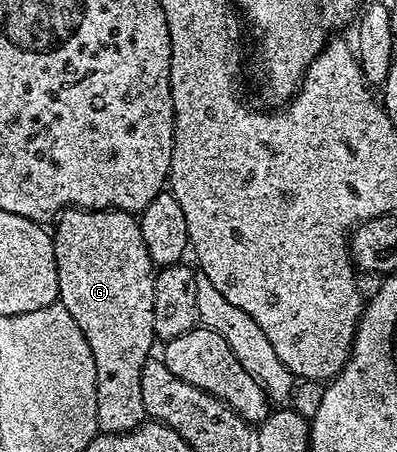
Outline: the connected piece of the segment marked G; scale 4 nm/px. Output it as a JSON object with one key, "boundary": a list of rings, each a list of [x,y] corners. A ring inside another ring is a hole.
{"boundary":[[[68,208],[65,209],[64,213],[59,215],[55,219],[54,233],[52,234],[54,256],[57,260],[57,274],[58,274],[58,288],[59,292],[59,305],[66,308],[66,312],[70,312],[70,316],[74,316],[74,324],[78,324],[78,328],[82,328],[82,336],[90,344],[90,352],[94,356],[94,368],[96,369],[96,424],[99,433],[102,434],[129,434],[131,430],[136,430],[141,424],[146,420],[146,415],[144,413],[144,405],[142,404],[142,368],[150,360],[150,355],[148,354],[152,350],[152,342],[157,341],[156,333],[154,332],[154,296],[156,295],[156,275],[158,273],[157,267],[150,260],[150,252],[146,248],[146,240],[142,240],[142,232],[140,231],[140,224],[137,215],[128,214],[125,210],[82,210],[79,208]]]}

